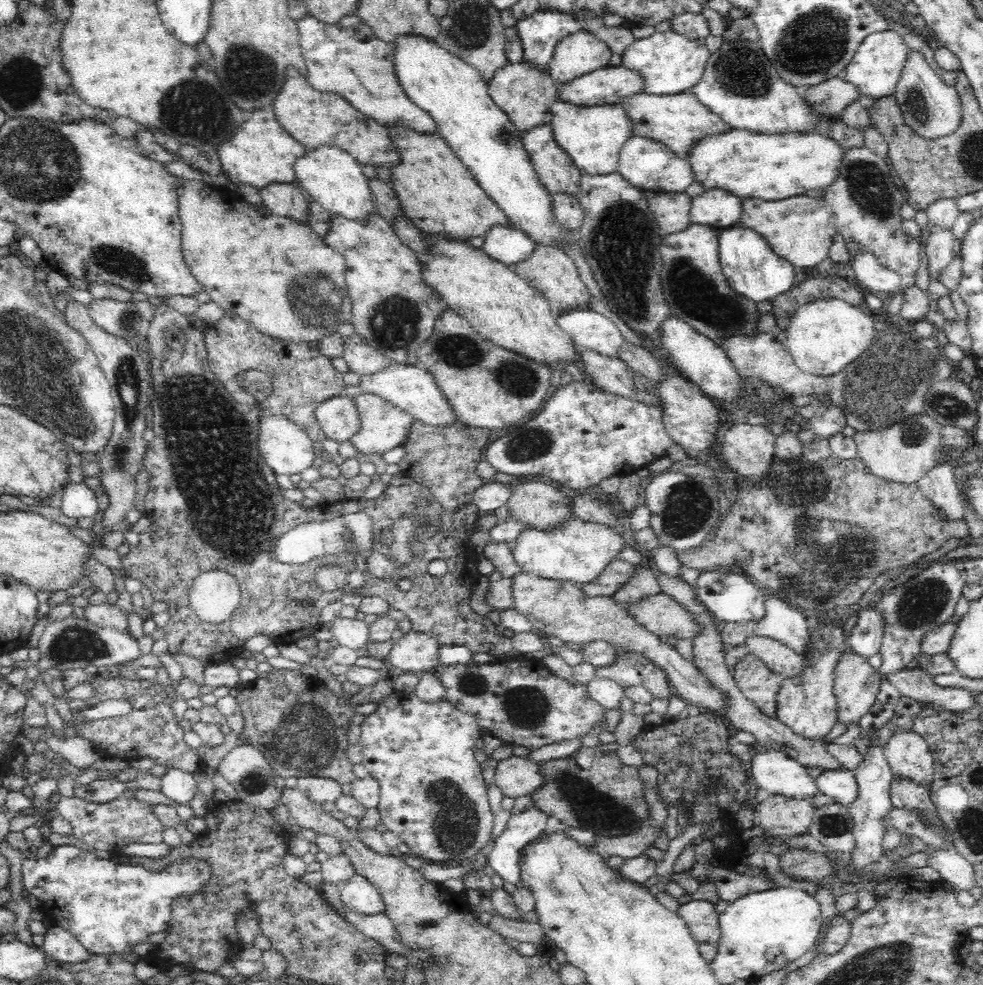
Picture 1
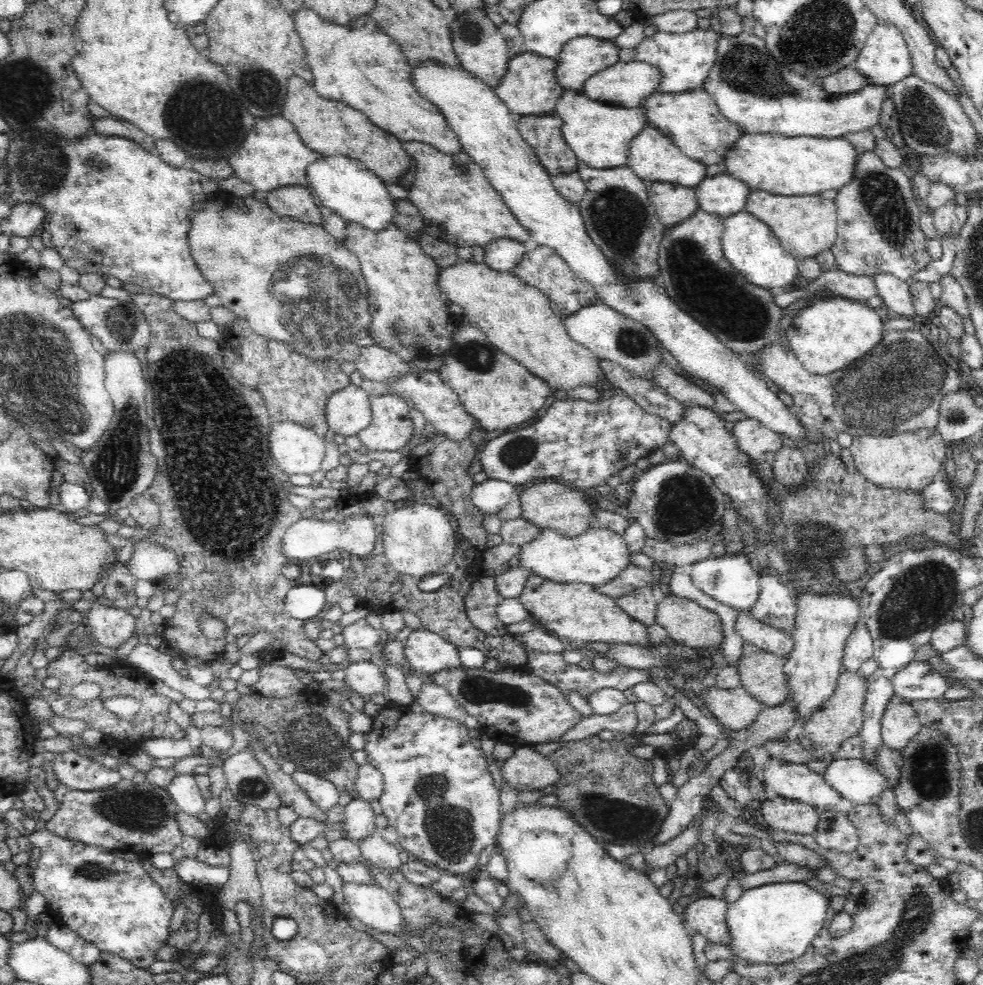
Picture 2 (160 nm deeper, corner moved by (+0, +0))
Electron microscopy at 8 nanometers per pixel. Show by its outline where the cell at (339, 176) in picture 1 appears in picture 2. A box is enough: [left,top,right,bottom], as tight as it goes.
[307,156,397,232]

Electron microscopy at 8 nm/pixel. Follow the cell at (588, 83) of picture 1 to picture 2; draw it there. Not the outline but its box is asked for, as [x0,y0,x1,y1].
[582,61,659,108]

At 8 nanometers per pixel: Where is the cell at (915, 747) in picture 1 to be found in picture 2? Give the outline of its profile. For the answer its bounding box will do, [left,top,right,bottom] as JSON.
[881,694,921,750]

